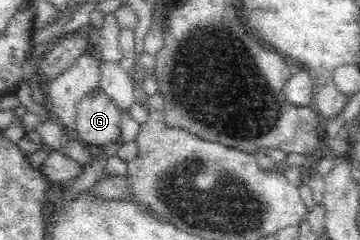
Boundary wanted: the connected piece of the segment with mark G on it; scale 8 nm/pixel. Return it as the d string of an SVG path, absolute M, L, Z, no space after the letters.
M99 88L81 99L74 129L86 144L114 143L121 136L122 112L114 100Z

